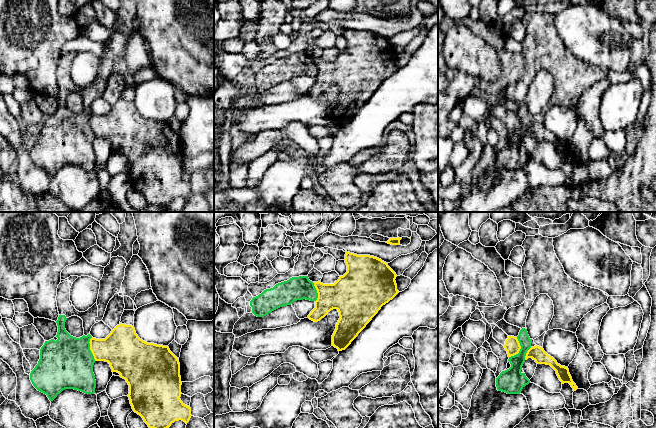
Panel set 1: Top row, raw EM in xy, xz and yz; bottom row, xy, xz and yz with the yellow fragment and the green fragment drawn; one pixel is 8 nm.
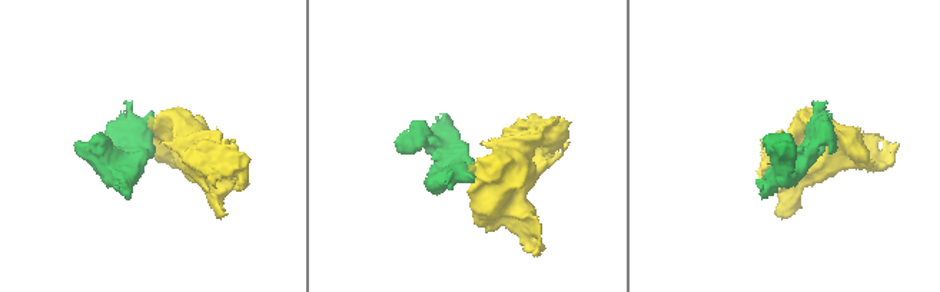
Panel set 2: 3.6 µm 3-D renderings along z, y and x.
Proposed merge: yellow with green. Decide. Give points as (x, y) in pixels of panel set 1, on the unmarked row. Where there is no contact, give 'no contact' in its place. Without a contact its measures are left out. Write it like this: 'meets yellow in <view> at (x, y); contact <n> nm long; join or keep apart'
meets yellow in yz at (520, 124); contact 180 nm long; keep apart

